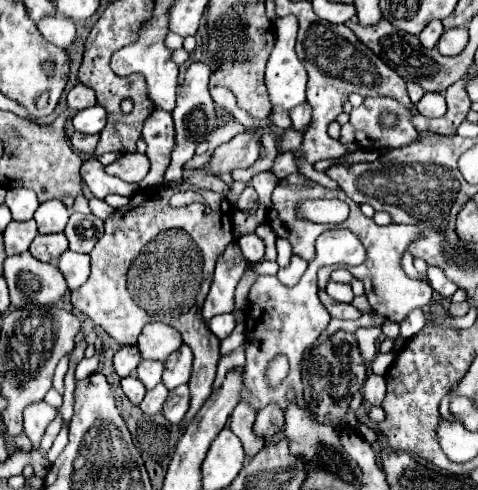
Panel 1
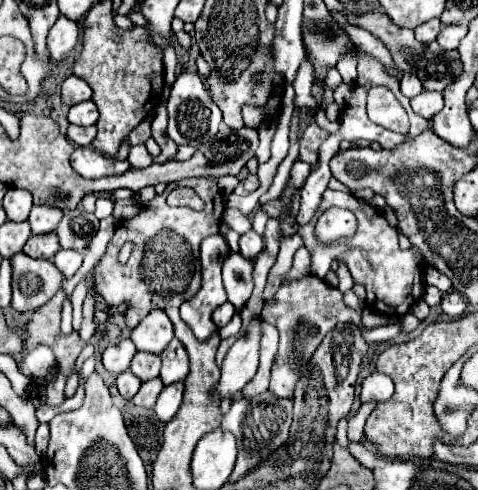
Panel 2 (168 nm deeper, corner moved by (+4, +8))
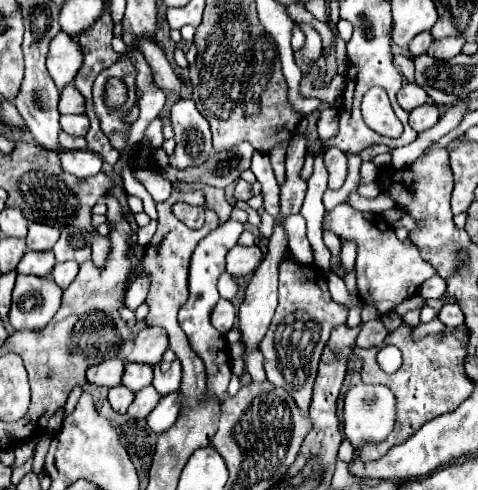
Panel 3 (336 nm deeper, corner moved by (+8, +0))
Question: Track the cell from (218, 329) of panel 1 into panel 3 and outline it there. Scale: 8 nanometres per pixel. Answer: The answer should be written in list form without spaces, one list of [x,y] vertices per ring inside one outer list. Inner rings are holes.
[[[220,298],[218,304],[216,304],[214,310],[212,310],[212,326],[214,326],[220,334],[226,334],[226,332],[234,326],[234,320],[236,320],[236,310],[234,310],[232,302]]]

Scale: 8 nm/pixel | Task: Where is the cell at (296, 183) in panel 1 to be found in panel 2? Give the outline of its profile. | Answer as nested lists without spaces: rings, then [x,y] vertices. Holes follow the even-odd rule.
[[[326,190],[320,206],[316,210],[316,216],[320,216],[330,206],[340,206],[340,208],[354,212],[354,216],[358,220],[358,232],[352,240],[344,240],[332,248],[324,248],[324,246],[316,244],[314,230],[308,232],[310,228],[300,228],[298,236],[302,236],[304,246],[312,252],[312,274],[316,274],[318,278],[324,278],[330,270],[332,260],[340,260],[350,268],[354,282],[358,282],[366,288],[366,306],[368,308],[388,314],[388,316],[404,316],[412,308],[412,304],[416,304],[422,298],[424,280],[422,280],[420,264],[416,262],[414,254],[410,250],[402,252],[398,248],[398,228],[392,228],[376,208],[372,208],[368,202],[360,202],[350,192]]]

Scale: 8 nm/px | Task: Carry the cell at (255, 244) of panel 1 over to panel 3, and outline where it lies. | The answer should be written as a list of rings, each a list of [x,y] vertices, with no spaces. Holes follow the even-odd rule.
[[[234,246],[226,254],[226,272],[234,278],[244,278],[254,274],[254,270],[264,260],[264,252],[258,246]]]

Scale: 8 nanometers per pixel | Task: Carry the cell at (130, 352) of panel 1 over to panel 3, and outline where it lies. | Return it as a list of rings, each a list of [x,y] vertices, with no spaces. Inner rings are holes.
[[[112,358],[112,360],[106,360],[102,364],[90,366],[88,372],[86,372],[86,378],[88,378],[90,384],[112,388],[112,386],[118,386],[122,382],[122,372],[124,372],[122,360]]]

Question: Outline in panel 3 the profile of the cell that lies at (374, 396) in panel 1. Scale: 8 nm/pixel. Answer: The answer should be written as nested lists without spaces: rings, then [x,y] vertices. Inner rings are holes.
[[[356,384],[344,396],[344,438],[350,440],[354,450],[360,450],[368,442],[384,440],[396,424],[396,398],[386,386]]]

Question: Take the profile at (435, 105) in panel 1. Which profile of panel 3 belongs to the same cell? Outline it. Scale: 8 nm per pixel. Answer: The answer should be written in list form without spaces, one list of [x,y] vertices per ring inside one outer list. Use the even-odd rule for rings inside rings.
[[[426,102],[424,106],[418,106],[410,112],[410,126],[416,130],[416,132],[424,132],[428,128],[432,128],[440,118],[440,110],[436,104],[432,102]]]

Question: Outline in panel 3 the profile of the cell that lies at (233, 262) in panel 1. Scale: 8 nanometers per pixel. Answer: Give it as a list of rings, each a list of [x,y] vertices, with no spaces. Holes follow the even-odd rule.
[[[230,220],[226,224],[220,224],[216,230],[212,230],[204,240],[200,240],[200,244],[196,246],[192,260],[190,260],[190,274],[188,274],[188,300],[184,302],[184,306],[178,312],[178,322],[180,328],[186,332],[192,350],[204,360],[206,364],[206,396],[212,398],[220,398],[226,394],[228,390],[228,382],[232,376],[232,358],[228,352],[228,342],[226,338],[210,324],[210,312],[216,306],[220,294],[216,290],[216,280],[218,276],[224,272],[226,266],[226,254],[230,248],[236,246],[238,236],[242,234],[244,226],[236,220]]]

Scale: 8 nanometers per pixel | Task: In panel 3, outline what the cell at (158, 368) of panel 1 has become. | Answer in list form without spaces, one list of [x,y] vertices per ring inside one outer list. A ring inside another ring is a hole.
[[[128,364],[122,376],[122,384],[132,392],[140,392],[142,388],[152,384],[152,366],[148,364]]]

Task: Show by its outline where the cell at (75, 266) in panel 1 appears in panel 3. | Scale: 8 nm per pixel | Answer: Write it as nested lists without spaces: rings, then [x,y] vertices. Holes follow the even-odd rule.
[[[72,262],[56,264],[54,270],[52,270],[52,278],[54,278],[54,282],[56,282],[62,290],[66,290],[66,288],[74,282],[76,274],[78,274],[78,264],[72,264]]]

